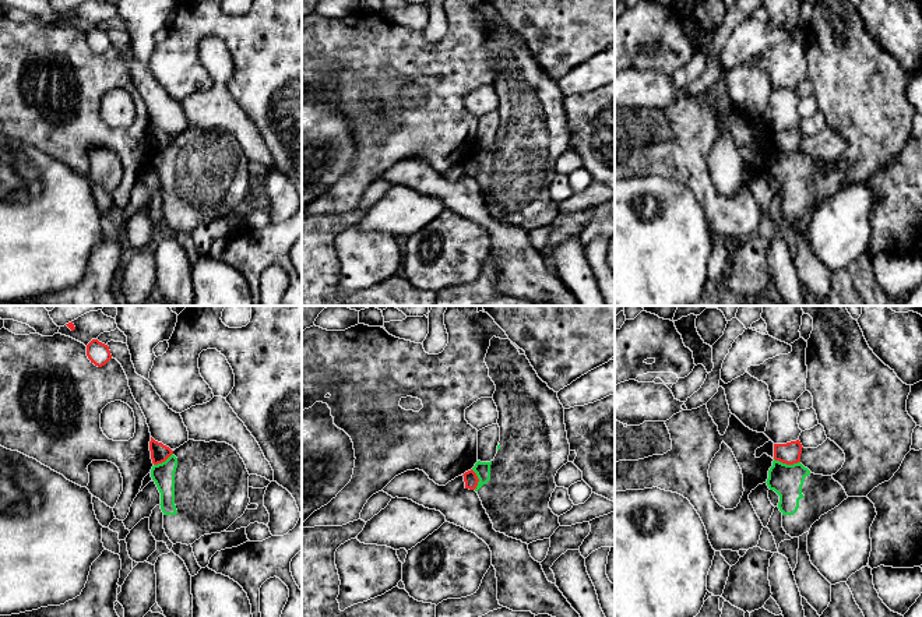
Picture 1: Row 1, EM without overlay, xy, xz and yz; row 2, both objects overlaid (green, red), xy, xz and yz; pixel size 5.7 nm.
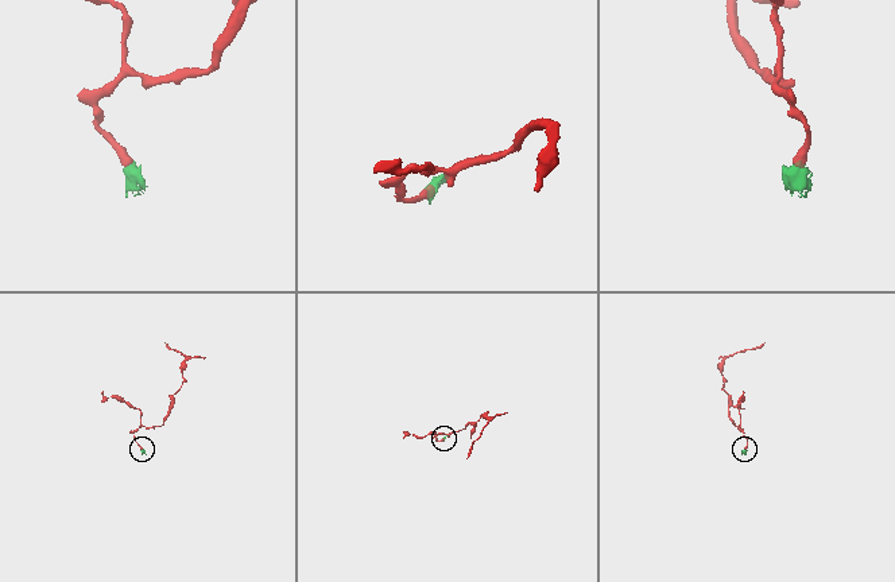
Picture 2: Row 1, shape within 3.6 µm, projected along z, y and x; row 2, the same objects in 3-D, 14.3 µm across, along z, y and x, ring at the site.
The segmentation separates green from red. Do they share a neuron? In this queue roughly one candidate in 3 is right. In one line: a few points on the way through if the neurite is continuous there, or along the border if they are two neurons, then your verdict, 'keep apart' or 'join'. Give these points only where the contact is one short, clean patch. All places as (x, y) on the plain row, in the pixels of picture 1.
border yz (774, 145), (787, 151), (799, 150); keep apart

